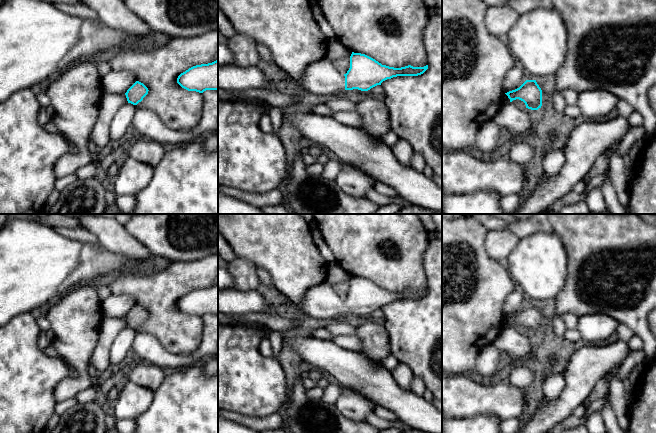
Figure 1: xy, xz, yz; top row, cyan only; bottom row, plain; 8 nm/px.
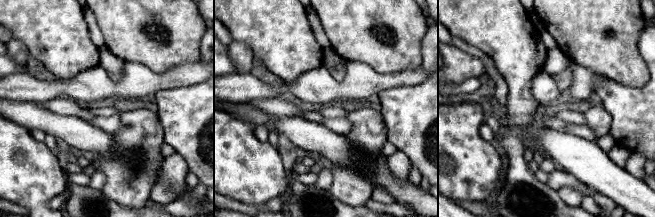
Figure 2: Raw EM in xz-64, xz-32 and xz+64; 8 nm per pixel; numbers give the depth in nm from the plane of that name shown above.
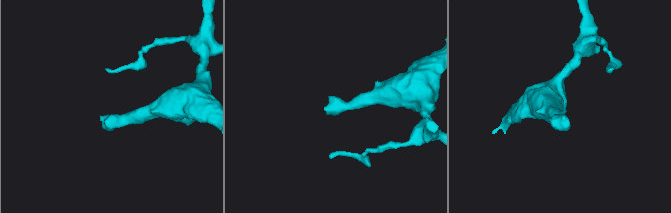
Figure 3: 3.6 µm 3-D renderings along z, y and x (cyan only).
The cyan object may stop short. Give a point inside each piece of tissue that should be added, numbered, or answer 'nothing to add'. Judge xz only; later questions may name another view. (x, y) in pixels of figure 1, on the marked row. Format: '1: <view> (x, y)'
1: xz (320, 78)

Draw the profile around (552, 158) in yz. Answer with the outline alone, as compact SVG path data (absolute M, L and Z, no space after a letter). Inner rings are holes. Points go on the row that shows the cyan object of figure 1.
M555 146L543 147L542 154L542 167L546 175L557 175L564 165L564 154L562 150L557 149Z

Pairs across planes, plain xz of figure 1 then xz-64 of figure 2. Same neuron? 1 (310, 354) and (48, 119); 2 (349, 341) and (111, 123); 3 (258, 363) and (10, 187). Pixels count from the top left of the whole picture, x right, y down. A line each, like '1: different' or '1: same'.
1: same
2: same
3: same

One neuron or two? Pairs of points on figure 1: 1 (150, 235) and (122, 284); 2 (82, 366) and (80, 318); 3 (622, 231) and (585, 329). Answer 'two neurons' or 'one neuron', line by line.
1: two neurons
2: one neuron
3: two neurons

